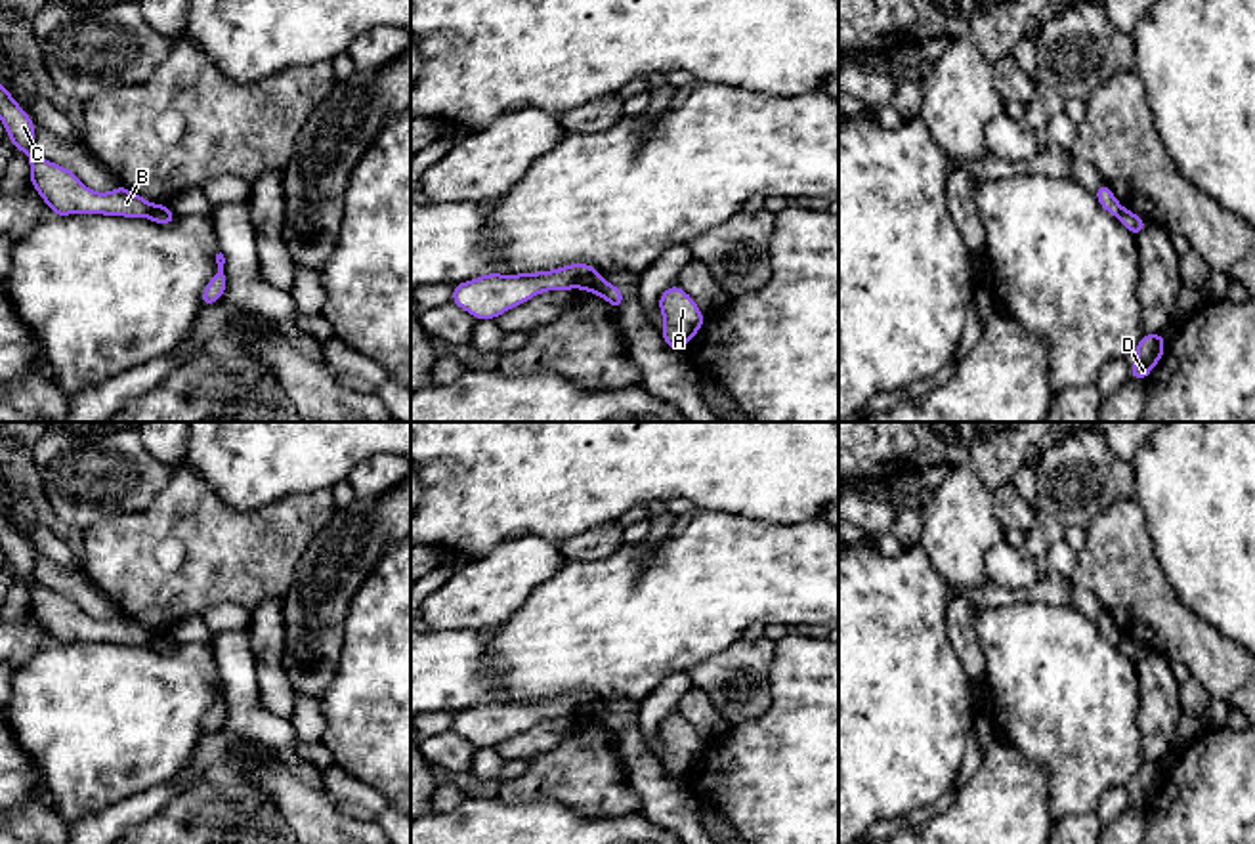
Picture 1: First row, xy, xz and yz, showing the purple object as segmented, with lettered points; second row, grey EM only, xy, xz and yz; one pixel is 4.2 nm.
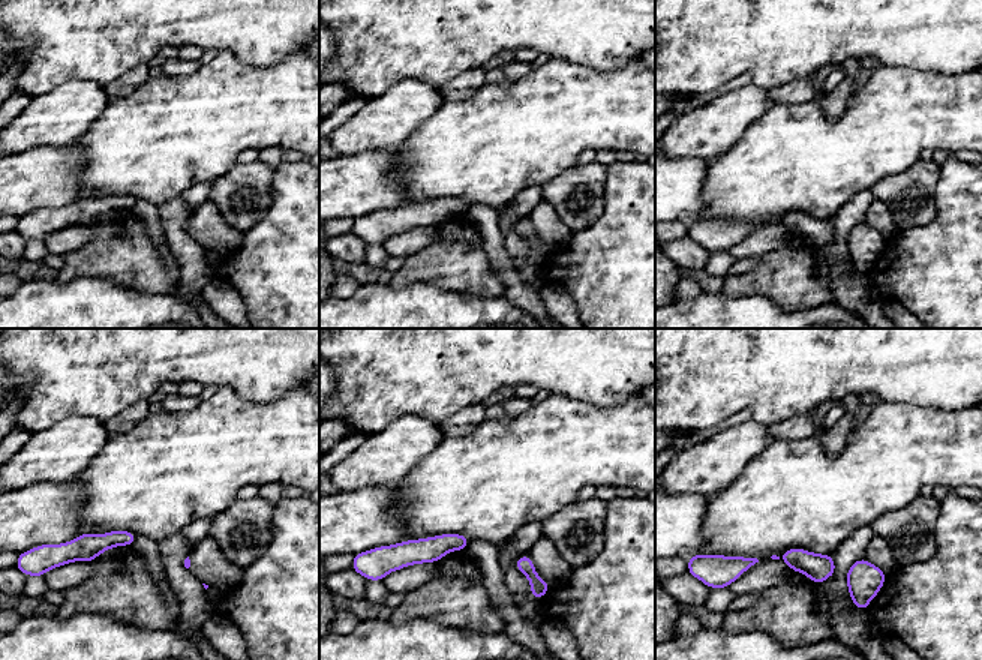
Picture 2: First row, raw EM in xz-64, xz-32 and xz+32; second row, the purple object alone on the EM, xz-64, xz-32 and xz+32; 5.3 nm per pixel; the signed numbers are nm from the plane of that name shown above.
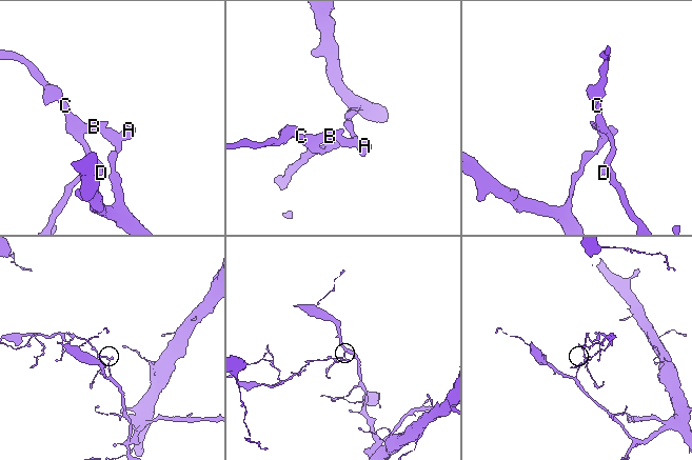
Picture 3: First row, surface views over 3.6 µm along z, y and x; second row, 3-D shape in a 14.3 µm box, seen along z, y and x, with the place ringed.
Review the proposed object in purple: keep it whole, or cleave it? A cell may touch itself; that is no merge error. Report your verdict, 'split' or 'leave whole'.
split

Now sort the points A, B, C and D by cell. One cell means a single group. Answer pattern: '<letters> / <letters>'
A / B C D

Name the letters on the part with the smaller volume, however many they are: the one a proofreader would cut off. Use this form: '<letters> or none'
B, C, D

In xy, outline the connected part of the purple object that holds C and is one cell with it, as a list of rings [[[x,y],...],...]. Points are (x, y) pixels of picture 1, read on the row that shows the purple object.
[[[0,86],[0,122],[15,151],[25,151],[31,164],[31,183],[53,216],[101,214],[122,218],[149,218],[157,210],[168,208],[155,204],[130,189],[118,185],[109,193],[88,189],[69,168],[42,158],[34,149],[32,118],[11,97],[8,88]]]

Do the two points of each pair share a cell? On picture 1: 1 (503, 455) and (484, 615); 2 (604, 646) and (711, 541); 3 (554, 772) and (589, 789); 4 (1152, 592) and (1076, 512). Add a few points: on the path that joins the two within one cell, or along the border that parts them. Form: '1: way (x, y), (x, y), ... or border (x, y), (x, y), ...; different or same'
1: border (507, 539), (482, 556); different
2: way (631, 621), (684, 568); same
3: way (562, 774), (574, 774), (581, 781); same
4: border (1124, 499), (1110, 505), (1085, 529); different

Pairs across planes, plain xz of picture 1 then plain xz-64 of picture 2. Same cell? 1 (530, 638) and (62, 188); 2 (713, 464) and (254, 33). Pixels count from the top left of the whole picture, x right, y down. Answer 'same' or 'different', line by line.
1: different
2: same

